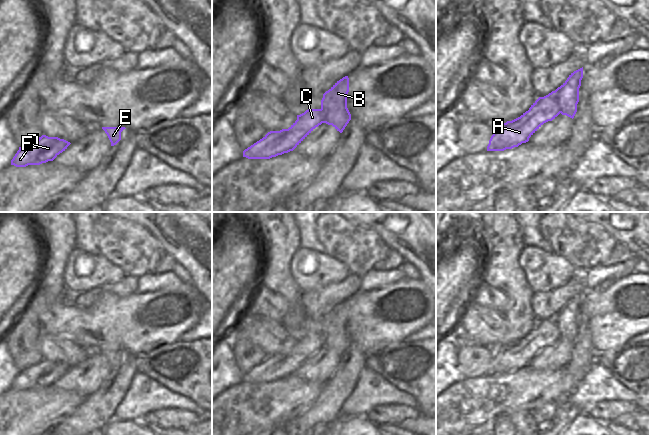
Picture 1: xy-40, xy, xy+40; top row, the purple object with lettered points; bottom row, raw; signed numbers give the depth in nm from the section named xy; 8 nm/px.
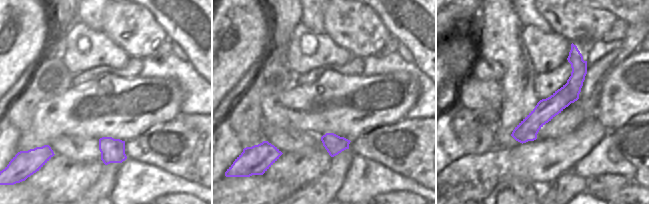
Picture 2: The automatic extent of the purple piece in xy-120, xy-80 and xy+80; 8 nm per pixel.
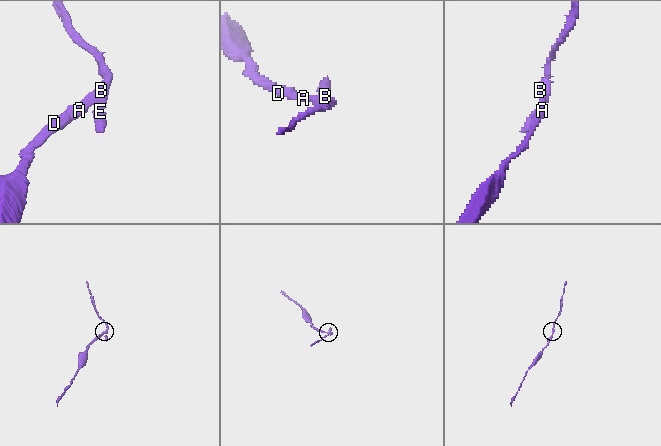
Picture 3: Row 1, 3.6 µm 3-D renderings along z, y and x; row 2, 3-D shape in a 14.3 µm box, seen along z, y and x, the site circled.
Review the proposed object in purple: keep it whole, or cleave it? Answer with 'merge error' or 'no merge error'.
merge error

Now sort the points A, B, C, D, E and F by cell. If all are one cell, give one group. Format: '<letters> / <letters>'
A C D F / B E

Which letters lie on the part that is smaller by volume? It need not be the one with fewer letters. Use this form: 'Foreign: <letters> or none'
Foreign: B, E

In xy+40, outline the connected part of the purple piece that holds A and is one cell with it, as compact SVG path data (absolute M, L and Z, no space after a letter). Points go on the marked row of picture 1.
M556 91L539 97L520 117L495 125L495 132L489 140L487 151L504 151L528 142L544 123L552 121L560 113L561 106Z

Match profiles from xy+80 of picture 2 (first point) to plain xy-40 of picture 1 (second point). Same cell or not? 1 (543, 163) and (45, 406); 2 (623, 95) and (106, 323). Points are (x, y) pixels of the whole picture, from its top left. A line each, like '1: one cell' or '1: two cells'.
1: one cell
2: one cell

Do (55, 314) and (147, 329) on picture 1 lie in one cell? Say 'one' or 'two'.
one

